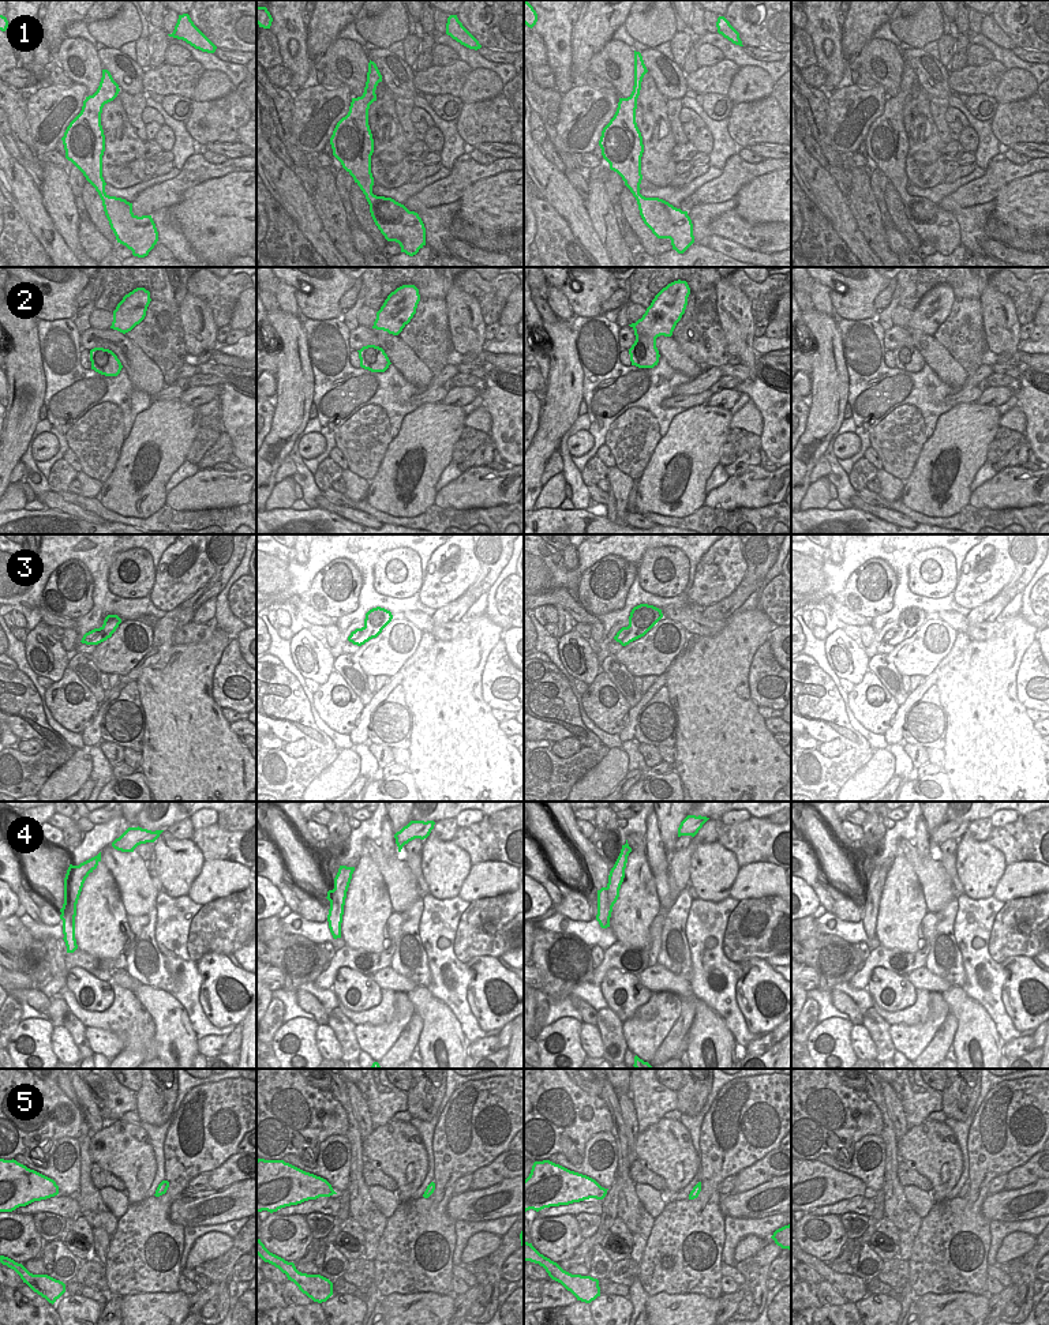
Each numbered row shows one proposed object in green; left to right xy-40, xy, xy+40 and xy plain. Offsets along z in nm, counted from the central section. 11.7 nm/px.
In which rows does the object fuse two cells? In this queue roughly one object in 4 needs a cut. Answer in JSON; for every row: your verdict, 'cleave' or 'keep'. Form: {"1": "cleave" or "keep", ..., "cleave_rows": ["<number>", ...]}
{"1": "keep", "2": "keep", "3": "cleave", "4": "cleave", "5": "keep", "cleave_rows": ["3", "4"]}

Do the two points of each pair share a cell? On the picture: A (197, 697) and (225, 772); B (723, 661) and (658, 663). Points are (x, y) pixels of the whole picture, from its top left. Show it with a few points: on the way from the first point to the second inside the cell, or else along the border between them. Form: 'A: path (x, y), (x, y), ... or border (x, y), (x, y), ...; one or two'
A: path (197, 716), (197, 742), (208, 753); one
B: border (689, 637), (684, 650), (665, 671); two

